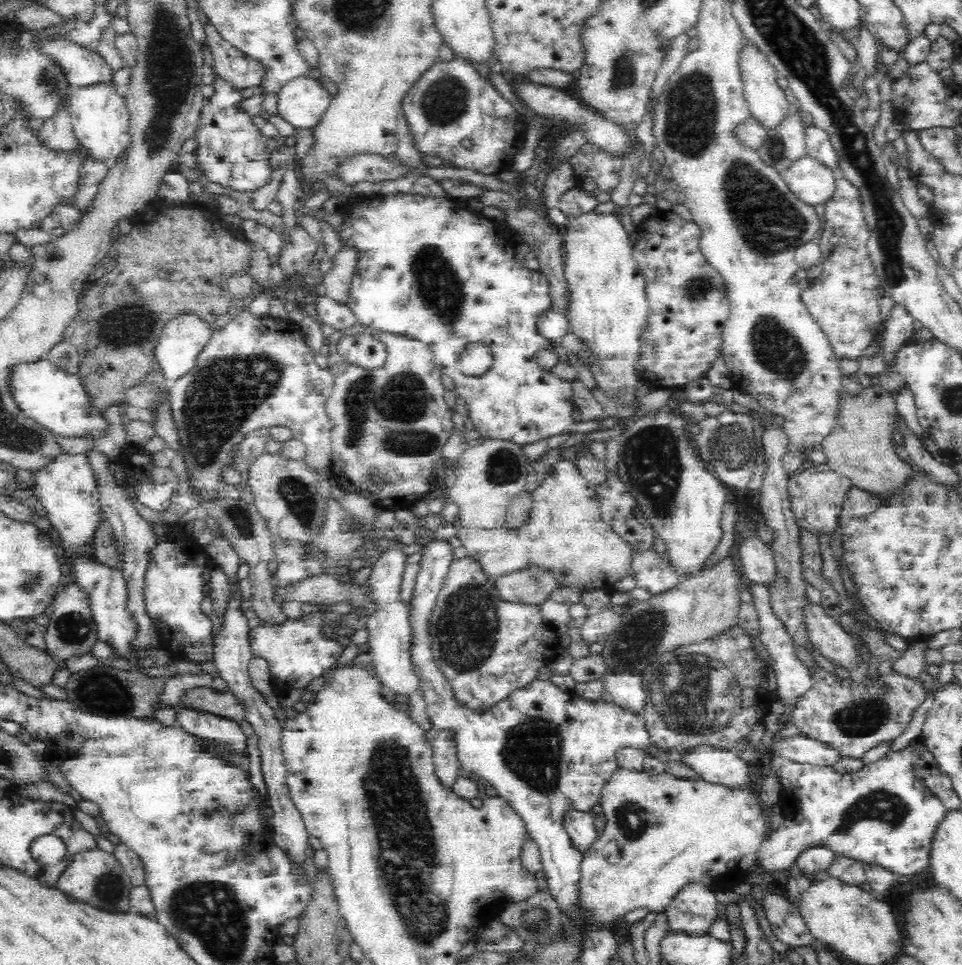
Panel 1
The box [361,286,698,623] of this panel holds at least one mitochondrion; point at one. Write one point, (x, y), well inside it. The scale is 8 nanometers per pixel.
(651, 462)

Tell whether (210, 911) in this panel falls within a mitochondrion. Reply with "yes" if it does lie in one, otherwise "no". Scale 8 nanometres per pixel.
yes

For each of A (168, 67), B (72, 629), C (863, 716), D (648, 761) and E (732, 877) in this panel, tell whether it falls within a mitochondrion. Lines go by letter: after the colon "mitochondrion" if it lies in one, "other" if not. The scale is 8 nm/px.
A: mitochondrion
B: mitochondrion
C: mitochondrion
D: other
E: other

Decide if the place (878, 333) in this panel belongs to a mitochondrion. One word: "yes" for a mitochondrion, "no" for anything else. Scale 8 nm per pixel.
no

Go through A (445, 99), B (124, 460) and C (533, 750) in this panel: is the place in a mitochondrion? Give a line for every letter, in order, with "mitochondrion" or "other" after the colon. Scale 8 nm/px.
A: mitochondrion
B: other
C: mitochondrion

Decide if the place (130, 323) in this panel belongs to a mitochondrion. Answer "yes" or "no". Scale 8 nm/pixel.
yes

